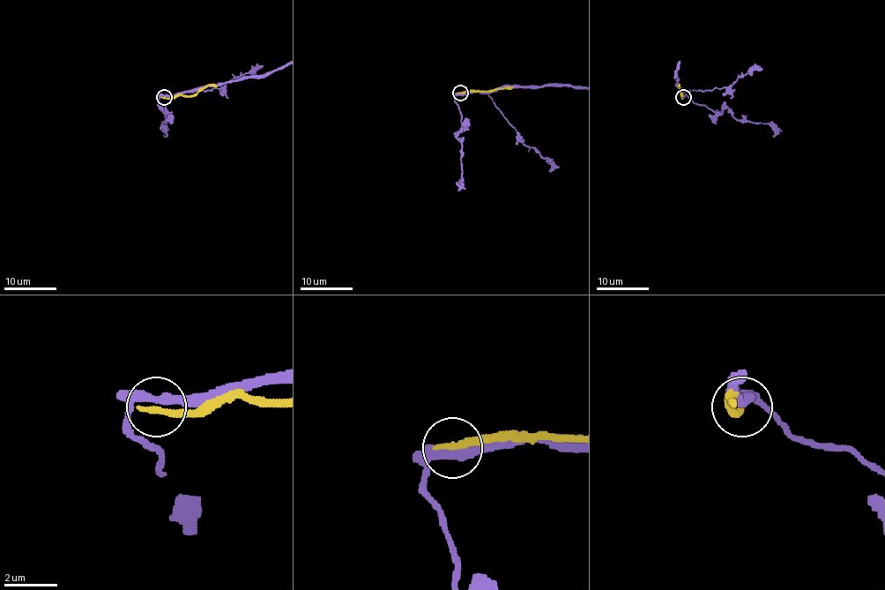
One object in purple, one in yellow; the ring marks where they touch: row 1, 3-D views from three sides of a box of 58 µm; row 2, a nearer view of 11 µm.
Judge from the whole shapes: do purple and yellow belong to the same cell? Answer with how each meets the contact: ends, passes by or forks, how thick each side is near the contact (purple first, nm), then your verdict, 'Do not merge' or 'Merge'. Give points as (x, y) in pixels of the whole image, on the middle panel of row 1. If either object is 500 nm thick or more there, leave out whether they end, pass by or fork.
At the ring purple passes by. At the ring yellow ends. Thickness 360 nm (purple) against 280 nm. Do not merge

